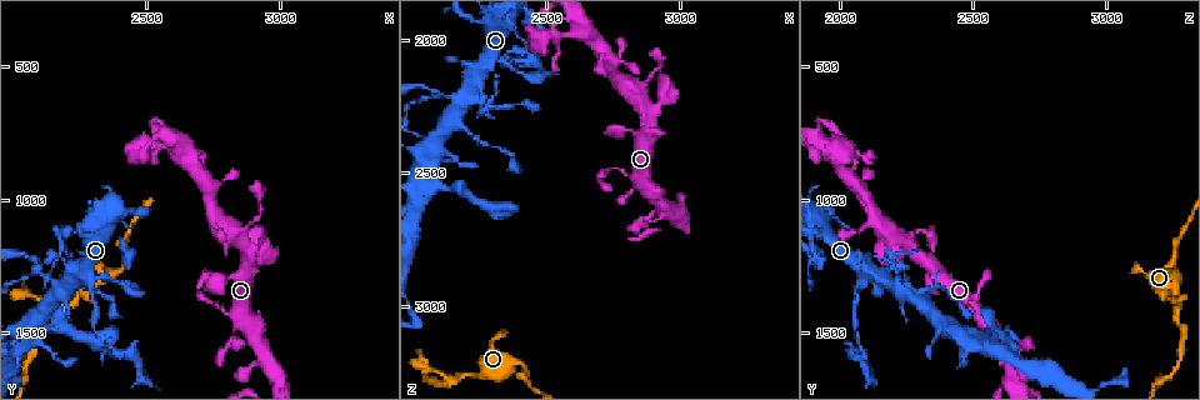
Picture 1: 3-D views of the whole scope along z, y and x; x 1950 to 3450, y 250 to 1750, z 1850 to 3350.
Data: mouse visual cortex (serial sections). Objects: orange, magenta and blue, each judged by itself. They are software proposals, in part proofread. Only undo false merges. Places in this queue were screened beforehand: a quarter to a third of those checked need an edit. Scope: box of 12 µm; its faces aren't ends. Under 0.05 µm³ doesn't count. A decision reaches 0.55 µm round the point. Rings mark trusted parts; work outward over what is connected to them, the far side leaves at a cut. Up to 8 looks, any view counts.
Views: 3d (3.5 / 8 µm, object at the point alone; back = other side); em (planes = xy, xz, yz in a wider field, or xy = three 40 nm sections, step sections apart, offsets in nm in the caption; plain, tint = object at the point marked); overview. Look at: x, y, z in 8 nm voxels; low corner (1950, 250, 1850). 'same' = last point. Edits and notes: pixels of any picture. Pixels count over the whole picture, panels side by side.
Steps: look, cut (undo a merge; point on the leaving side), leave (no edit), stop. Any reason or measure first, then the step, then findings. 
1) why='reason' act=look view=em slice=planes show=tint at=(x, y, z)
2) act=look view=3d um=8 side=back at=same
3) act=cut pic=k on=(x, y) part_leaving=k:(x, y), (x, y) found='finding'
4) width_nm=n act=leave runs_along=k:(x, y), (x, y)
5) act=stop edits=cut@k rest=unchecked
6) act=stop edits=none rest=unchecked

why='narrows sharply' act=look view=3d um=8 at=(2800, 1300, 2330)

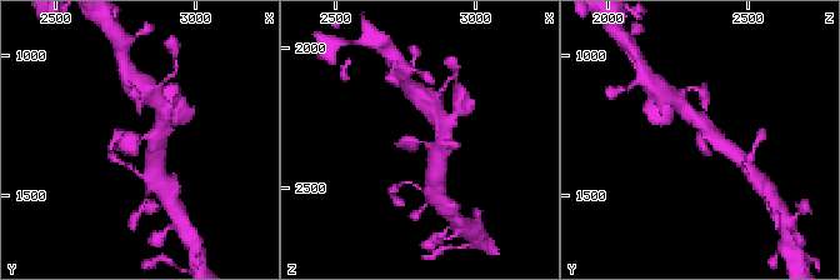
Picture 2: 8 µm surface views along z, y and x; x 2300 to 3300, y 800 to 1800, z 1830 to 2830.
why='closer look' act=look view=3d um=3.5 at=(2800, 1300, 2330)

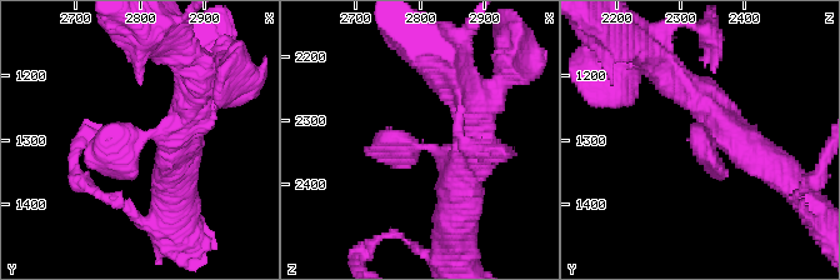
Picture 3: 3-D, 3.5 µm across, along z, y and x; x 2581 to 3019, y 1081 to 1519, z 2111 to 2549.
act=leave runs_along=3:(454, 199), (458, 166), (423, 144), (365, 154) found='one cell here'

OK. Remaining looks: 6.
why='four-way junction' act=look view=3d um=3.5 at=(2320, 1300, 2080)

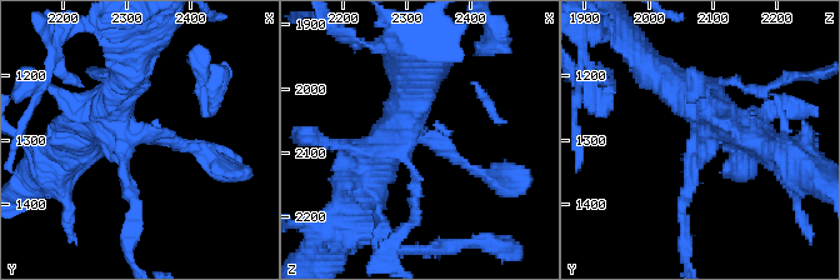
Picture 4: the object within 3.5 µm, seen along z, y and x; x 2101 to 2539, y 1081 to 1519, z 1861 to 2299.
arms=4 arm_widths_nm=100,150,450,500 act=look view=em slice=xy step=5 show=tint at=(2320, 1295, 2080)

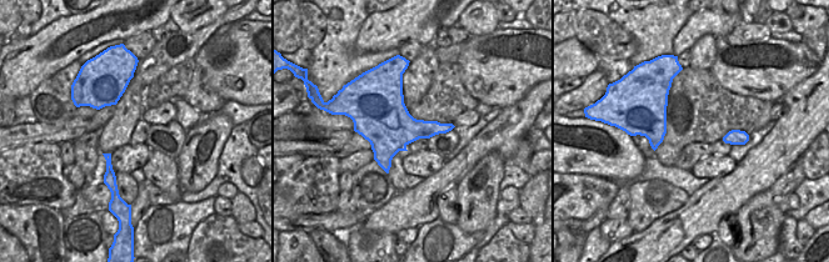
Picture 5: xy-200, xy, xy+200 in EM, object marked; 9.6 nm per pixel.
act=cut pic=4 on=(129, 219) border=5:(115, 184), (106, 185) found='a second cell is stuck on'

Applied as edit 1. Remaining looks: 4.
act=look view=3d um=8 side=back at=(2090, 1260, 2210)

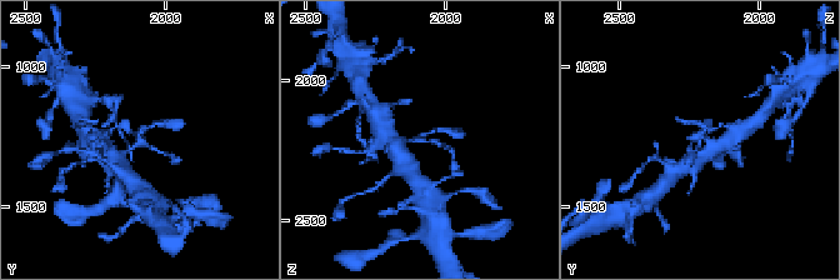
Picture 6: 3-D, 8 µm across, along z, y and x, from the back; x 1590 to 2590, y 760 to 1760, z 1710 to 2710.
act=look view=3d um=3.5 at=(2090, 1270, 2200)

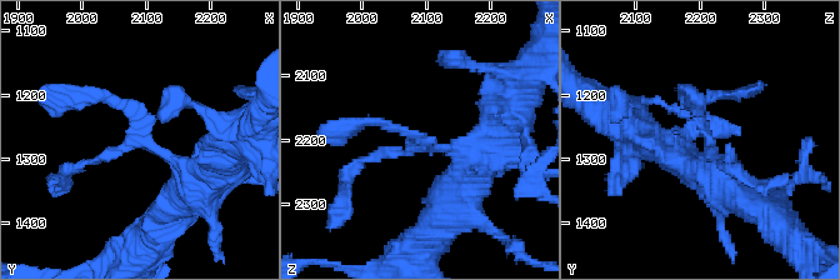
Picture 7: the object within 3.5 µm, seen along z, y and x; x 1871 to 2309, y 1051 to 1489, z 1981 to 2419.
arms=3 arm_widths_nm=100,100,450 act=look view=em slice=xy step=5 show=tint at=(2090, 1270, 2210)

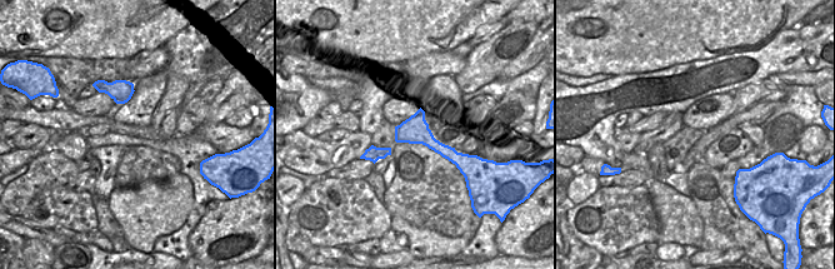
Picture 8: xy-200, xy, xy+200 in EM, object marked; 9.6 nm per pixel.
act=leave runs_along=8:(398, 129), (418, 131), (461, 162) found='one cell here'

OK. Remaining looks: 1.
why='sudden change in width' act=look view=3d um=3.5 side=back at=(2890, 1090, 2150)

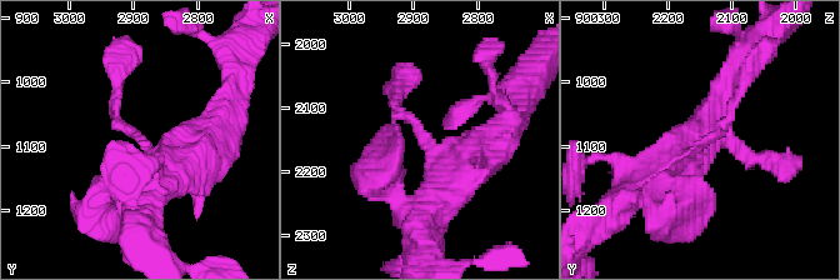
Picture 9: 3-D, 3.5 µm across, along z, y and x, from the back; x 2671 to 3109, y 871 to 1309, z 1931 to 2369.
act=leave runs_along=9:(653, 169), (718, 134), (746, 76) found='all the same cell'

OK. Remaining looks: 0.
act=stop edits=cut@4 rest=unchecked

